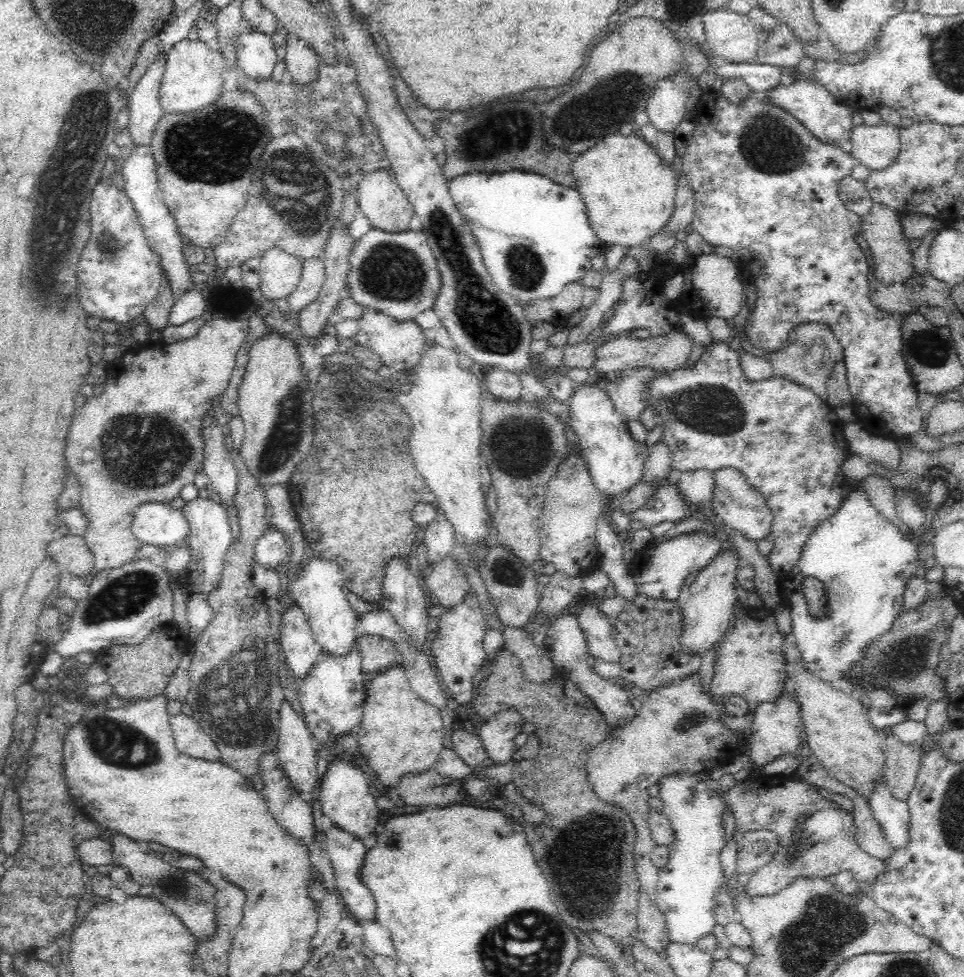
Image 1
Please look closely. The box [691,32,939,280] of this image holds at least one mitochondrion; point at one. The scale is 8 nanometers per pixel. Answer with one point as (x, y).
(766, 142)

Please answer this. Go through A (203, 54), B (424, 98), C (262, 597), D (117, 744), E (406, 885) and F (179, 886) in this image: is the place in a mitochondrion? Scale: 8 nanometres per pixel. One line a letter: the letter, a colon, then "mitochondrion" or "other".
A: other
B: other
C: other
D: mitochondrion
E: other
F: mitochondrion

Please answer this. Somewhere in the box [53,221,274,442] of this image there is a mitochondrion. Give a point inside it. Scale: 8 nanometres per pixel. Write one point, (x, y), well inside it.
(110, 246)

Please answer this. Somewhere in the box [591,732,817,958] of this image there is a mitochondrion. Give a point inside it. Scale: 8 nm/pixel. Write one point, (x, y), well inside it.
(794, 848)

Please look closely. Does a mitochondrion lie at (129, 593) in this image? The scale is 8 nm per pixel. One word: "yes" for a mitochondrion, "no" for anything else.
yes

